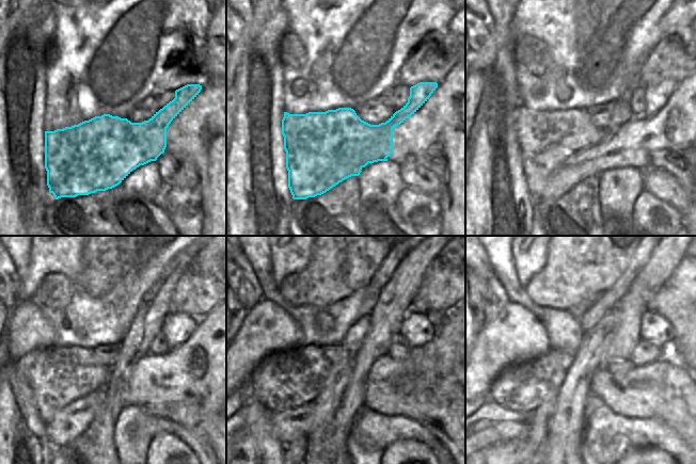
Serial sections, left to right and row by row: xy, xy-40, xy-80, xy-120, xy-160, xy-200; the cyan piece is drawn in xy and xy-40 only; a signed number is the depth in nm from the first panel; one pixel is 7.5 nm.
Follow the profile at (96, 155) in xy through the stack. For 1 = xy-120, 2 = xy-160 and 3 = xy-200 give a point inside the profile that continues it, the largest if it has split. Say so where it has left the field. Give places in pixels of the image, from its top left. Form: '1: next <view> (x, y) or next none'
1: next xy-120 (68, 383)
2: next xy-160 (289, 380)
3: next xy-200 (531, 386)

